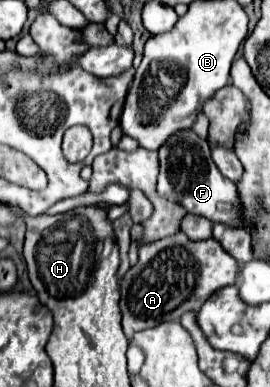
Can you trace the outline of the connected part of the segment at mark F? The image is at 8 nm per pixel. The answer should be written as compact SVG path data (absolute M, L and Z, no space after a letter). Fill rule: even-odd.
M178 130L160 146L158 156L160 156L158 194L162 198L182 204L190 214L198 214L212 222L222 222L226 226L234 226L250 234L250 228L254 228L254 224L242 218L244 208L238 196L238 188L214 166L210 146L204 138L200 138L192 130Z

